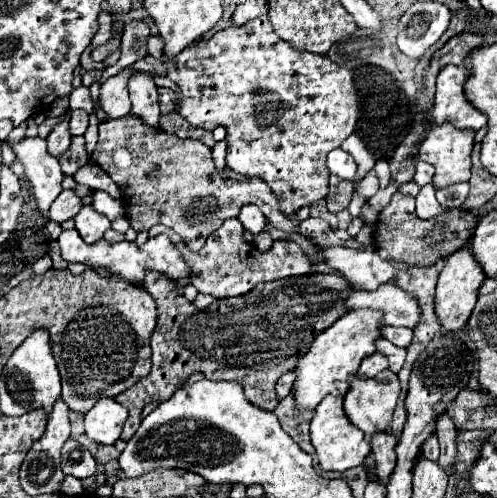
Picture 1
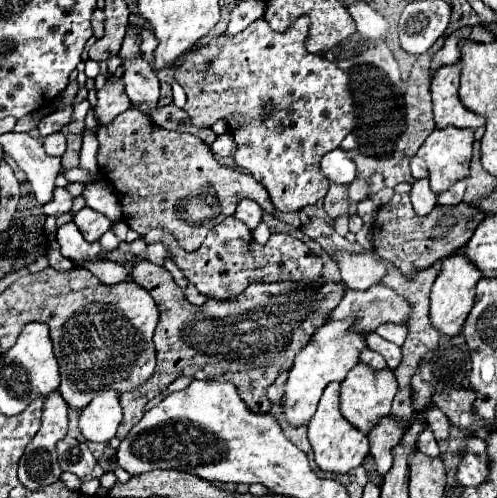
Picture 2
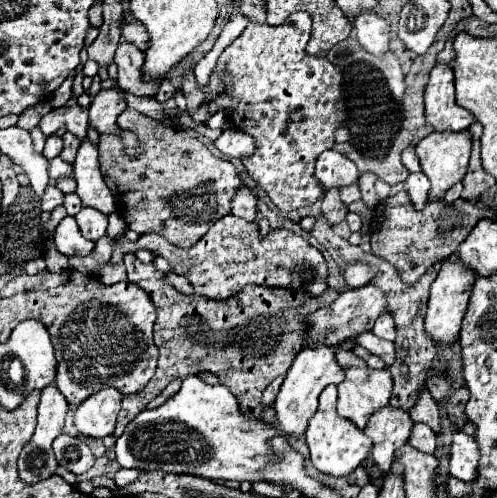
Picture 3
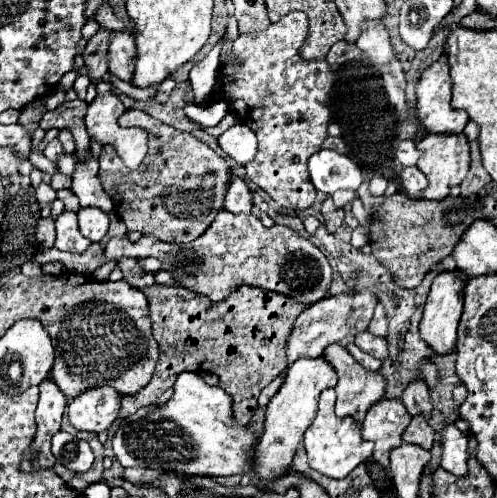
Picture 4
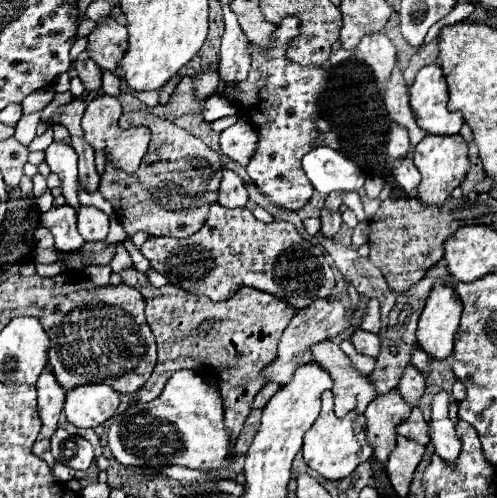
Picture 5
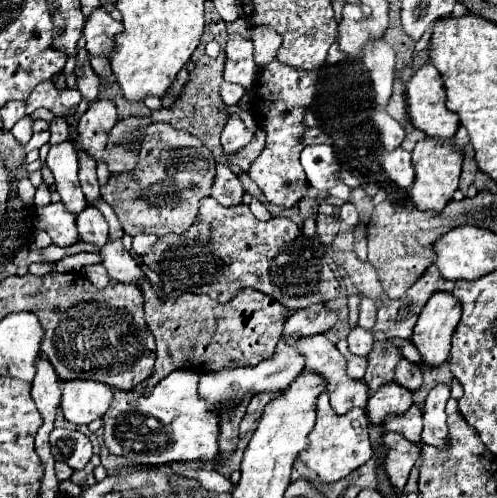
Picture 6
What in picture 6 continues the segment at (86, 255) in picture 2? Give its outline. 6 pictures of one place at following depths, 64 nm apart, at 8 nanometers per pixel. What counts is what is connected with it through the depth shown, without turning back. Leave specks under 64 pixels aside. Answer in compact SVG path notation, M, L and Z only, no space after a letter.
M60 202L36 208L36 228L48 232L56 246L70 246L78 240L76 218Z

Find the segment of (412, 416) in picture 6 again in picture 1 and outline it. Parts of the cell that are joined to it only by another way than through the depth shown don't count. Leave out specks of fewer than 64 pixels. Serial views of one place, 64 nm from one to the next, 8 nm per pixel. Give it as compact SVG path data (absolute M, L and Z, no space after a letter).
M428 436L422 444L422 456L428 458L428 460L438 460L438 440L436 436Z

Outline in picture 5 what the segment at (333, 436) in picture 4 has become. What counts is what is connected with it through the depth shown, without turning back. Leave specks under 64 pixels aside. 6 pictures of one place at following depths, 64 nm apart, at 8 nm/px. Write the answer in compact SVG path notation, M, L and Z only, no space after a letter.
M326 390L322 394L322 410L318 420L304 436L304 462L316 470L326 480L340 480L350 476L358 464L372 458L372 446L366 440L366 418L358 412L348 412L344 418L338 418L332 410L332 392Z

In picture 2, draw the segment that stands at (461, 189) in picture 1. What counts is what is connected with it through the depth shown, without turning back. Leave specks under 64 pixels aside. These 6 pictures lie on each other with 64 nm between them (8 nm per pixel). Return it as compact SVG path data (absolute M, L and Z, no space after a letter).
M462 180L456 182L450 190L442 192L442 194L438 196L438 204L458 204L458 202L462 202L464 190L466 190L466 184L464 184Z

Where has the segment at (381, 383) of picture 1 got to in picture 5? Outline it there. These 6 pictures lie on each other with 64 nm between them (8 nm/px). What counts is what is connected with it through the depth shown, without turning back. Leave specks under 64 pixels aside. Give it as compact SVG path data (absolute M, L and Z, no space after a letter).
M322 340L318 344L312 344L310 352L312 352L312 362L322 366L334 382L332 394L334 394L336 416L342 418L350 410L362 414L370 404L370 400L376 396L376 390L372 388L370 380L360 376L352 368L348 356L332 340Z

